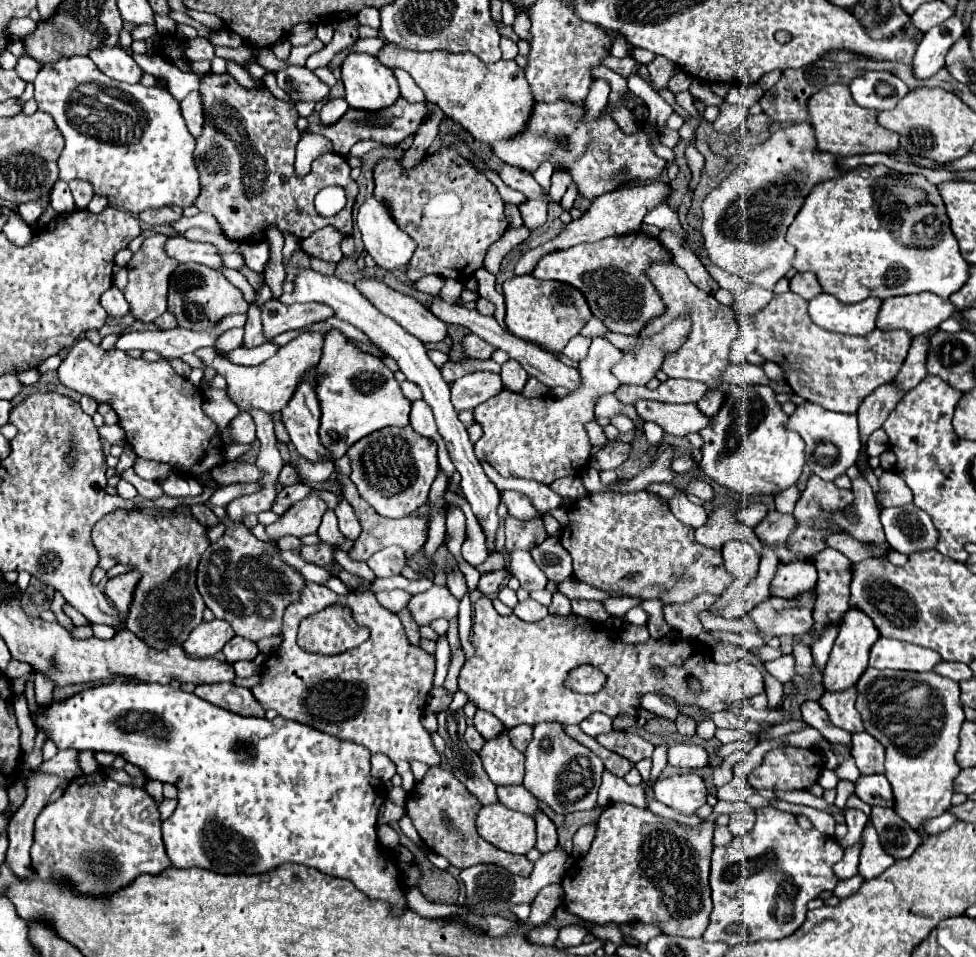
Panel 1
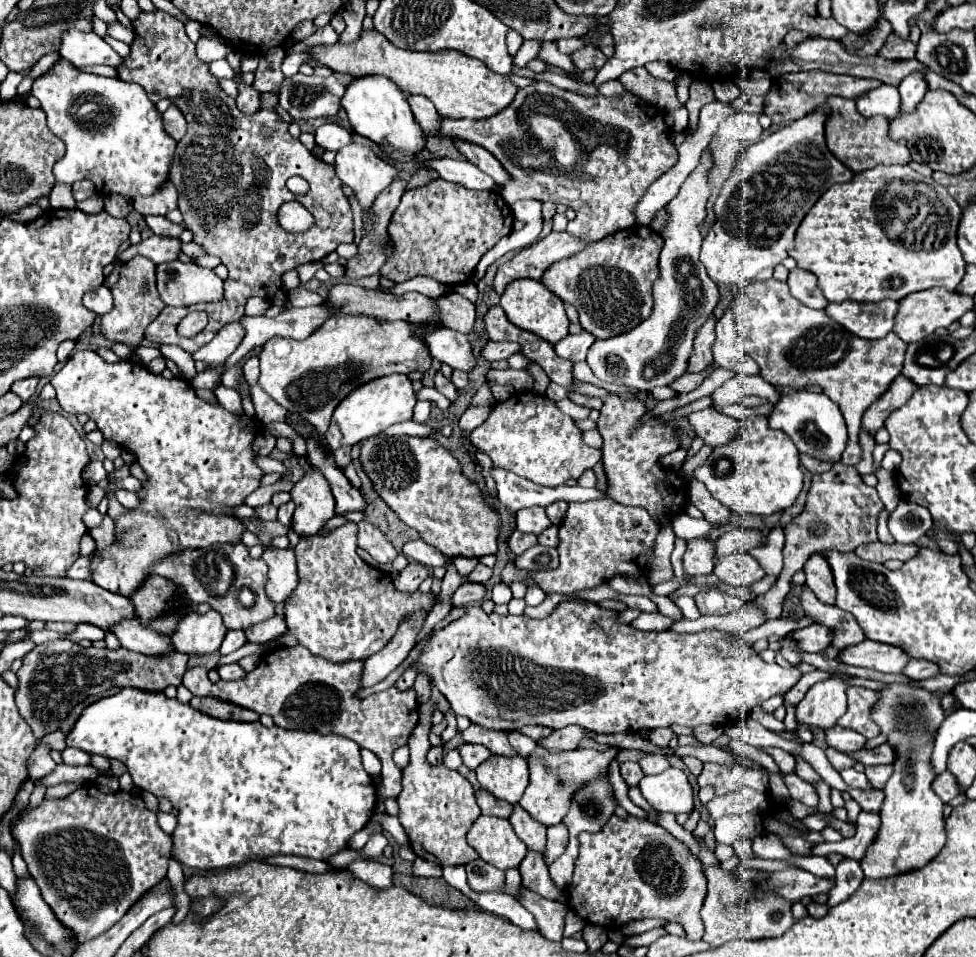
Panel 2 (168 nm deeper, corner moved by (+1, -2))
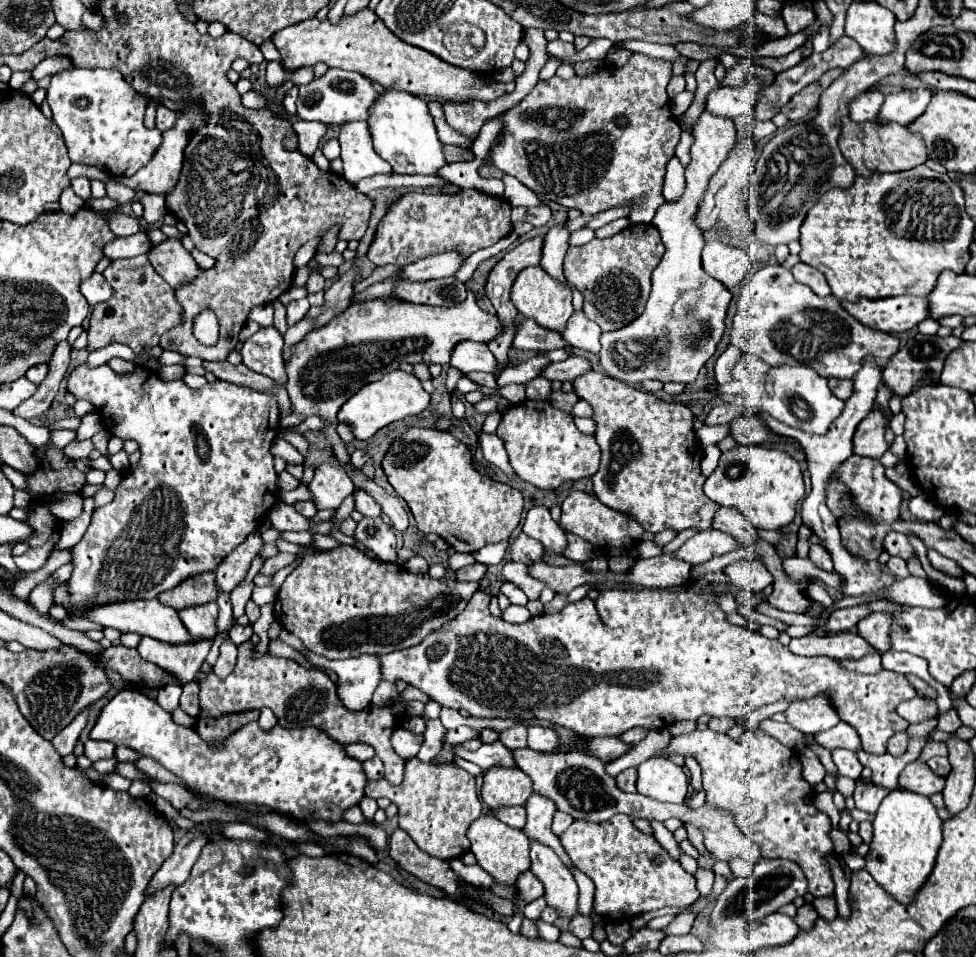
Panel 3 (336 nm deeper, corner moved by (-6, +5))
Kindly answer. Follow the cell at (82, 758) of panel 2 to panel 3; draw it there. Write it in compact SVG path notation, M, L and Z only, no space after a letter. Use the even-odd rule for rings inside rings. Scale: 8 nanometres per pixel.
M88 741L84 745L84 751L86 751L86 757L92 759L92 761L98 761L98 759L112 759L114 757L114 749L116 745L110 743L110 741Z

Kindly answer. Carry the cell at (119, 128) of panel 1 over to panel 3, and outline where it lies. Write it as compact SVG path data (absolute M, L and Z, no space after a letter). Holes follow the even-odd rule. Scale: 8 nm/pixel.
M78 67L60 71L46 89L46 103L54 113L54 123L62 131L72 163L92 165L118 177L130 177L150 161L150 155L154 155L158 143L162 143L158 129L148 131L144 127L146 99L130 89L118 71Z

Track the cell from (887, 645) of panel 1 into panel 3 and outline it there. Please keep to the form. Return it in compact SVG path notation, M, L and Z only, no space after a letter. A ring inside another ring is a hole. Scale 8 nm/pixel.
M832 633L832 635L806 635L790 641L790 651L804 657L826 655L832 659L862 659L868 651L874 651L866 639L856 633Z

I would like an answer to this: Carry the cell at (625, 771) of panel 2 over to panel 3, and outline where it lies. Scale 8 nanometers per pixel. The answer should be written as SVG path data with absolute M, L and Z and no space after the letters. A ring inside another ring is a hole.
M630 767L630 769L624 769L620 775L616 775L616 785L618 785L618 789L622 789L626 793L634 793L636 791L634 779L636 779L636 769Z

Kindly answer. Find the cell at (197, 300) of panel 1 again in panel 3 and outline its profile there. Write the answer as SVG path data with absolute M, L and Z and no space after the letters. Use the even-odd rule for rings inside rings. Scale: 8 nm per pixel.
M174 237L152 245L148 251L148 261L152 263L154 271L174 289L194 281L202 273L192 255L182 247L180 239Z

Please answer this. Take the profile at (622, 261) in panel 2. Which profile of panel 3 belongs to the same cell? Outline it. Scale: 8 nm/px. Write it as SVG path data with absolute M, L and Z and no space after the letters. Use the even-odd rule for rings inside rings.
M630 225L614 237L592 239L582 247L570 247L564 259L564 277L584 295L584 313L600 325L602 331L616 331L632 323L642 315L646 299L650 295L650 275L656 269L664 255L664 245L658 235L658 229L652 225Z

